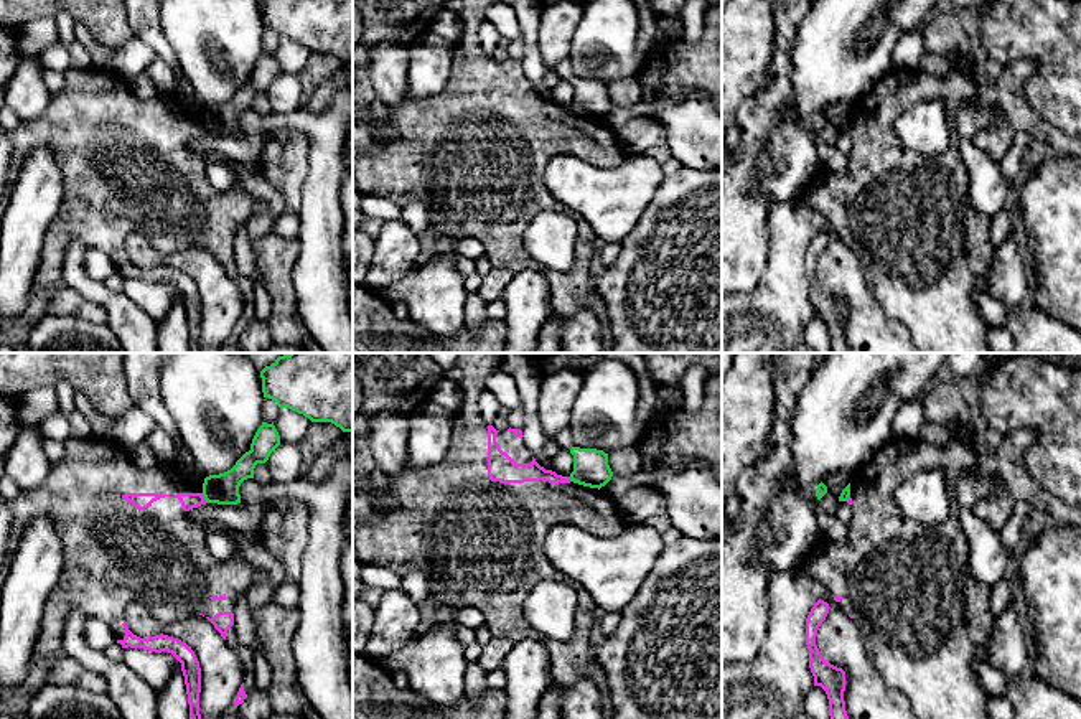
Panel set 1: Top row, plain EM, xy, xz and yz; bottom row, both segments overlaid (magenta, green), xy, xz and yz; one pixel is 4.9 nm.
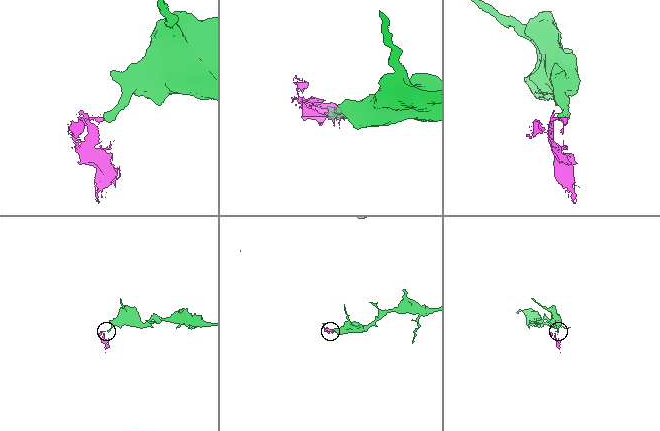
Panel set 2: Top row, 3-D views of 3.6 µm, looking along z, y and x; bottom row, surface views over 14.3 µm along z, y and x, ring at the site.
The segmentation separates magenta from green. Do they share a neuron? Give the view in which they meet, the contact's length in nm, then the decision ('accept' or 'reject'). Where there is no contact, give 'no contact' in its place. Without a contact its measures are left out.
xy | 60 nm | reject

